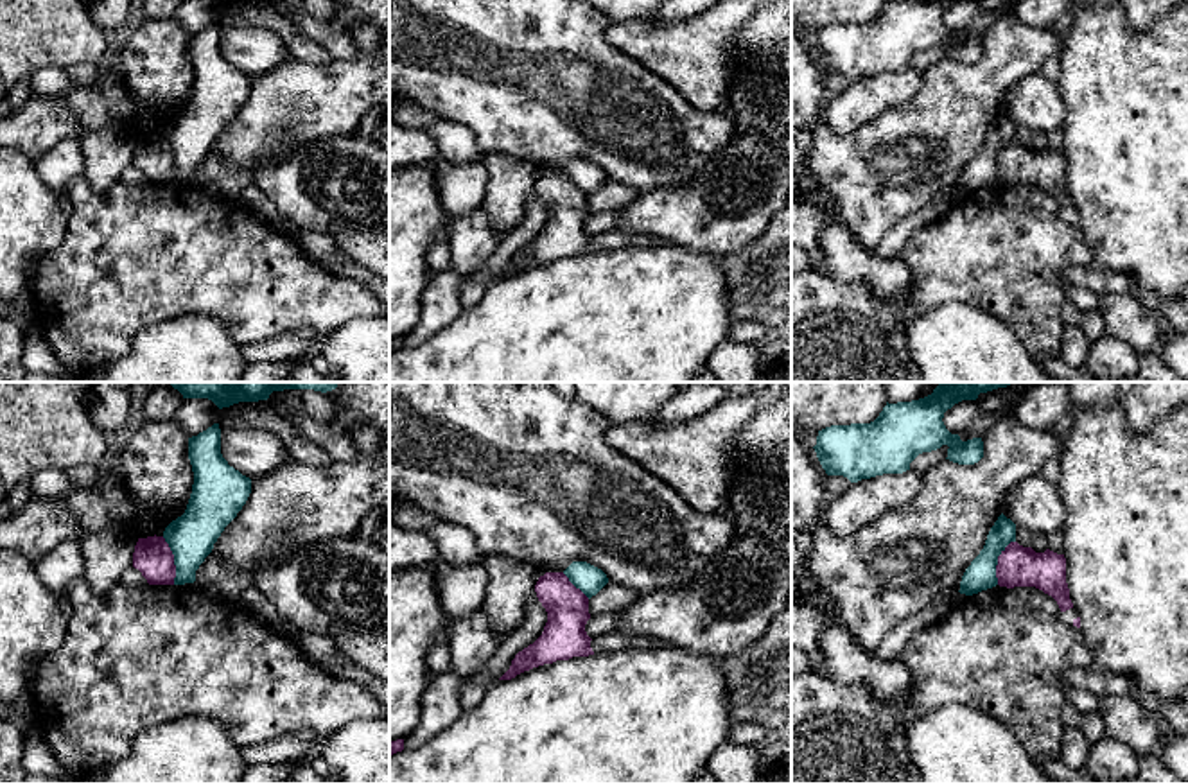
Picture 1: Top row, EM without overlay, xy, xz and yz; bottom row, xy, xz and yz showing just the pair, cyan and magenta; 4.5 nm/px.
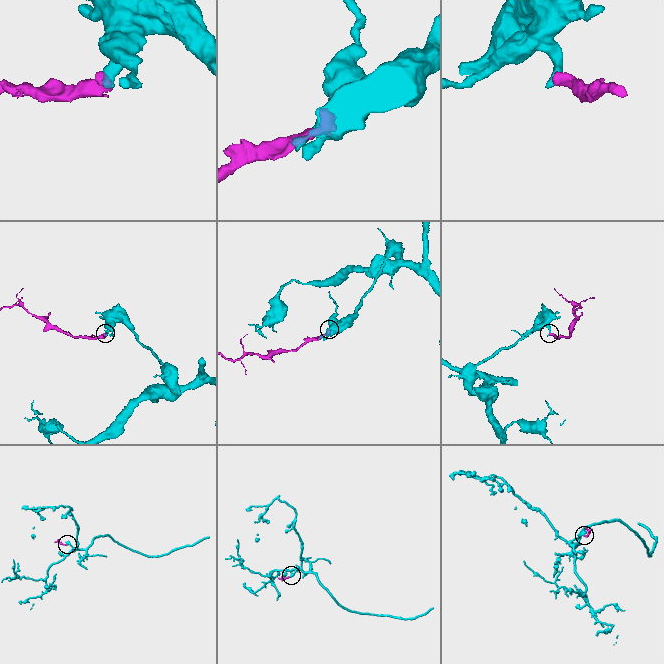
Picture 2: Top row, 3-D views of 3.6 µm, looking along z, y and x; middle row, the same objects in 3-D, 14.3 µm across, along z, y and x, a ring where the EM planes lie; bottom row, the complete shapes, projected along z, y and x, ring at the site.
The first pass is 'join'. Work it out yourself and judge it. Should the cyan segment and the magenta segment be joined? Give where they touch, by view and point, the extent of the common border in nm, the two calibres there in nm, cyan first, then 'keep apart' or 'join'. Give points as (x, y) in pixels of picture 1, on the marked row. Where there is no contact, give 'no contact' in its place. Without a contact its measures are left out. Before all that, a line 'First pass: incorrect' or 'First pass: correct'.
First pass: incorrect
yz (996, 562) | 220 nm | 140/180 nm | keep apart

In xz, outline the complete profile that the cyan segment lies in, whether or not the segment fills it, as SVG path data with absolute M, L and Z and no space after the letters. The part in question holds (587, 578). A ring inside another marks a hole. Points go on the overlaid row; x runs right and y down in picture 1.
M572 562L563 574L569 578L569 581L580 588L589 599L596 596L607 583L607 574L587 563L587 562Z

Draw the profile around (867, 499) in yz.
M913 470L861 479L827 504L825 522L840 536L852 535L887 510L910 502L921 488L922 475Z

